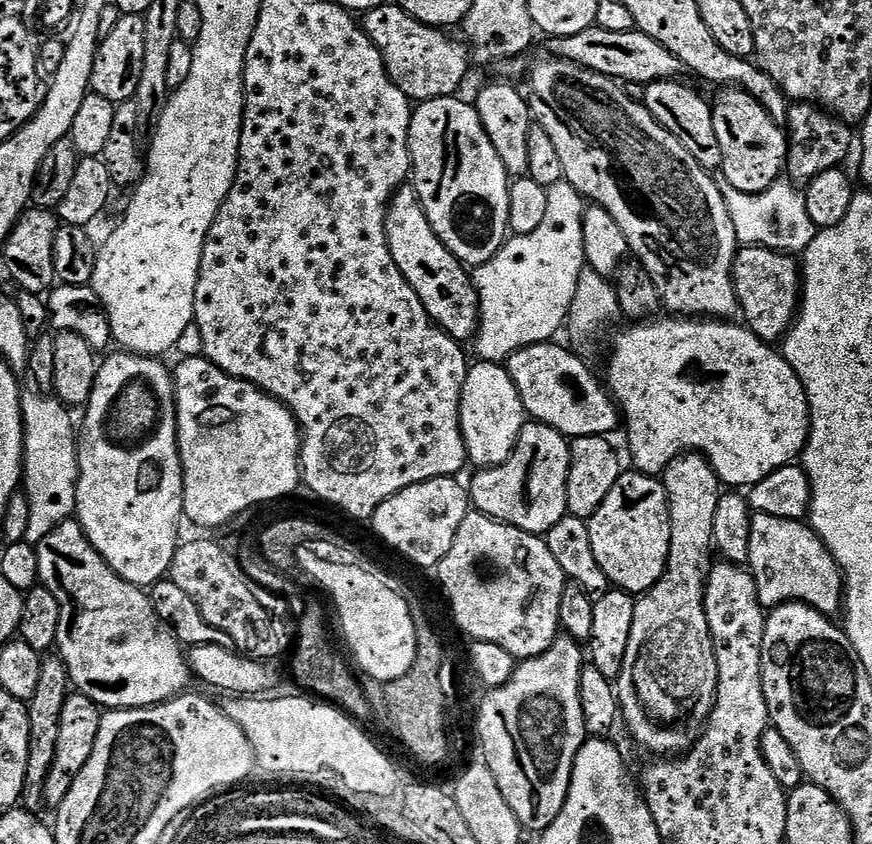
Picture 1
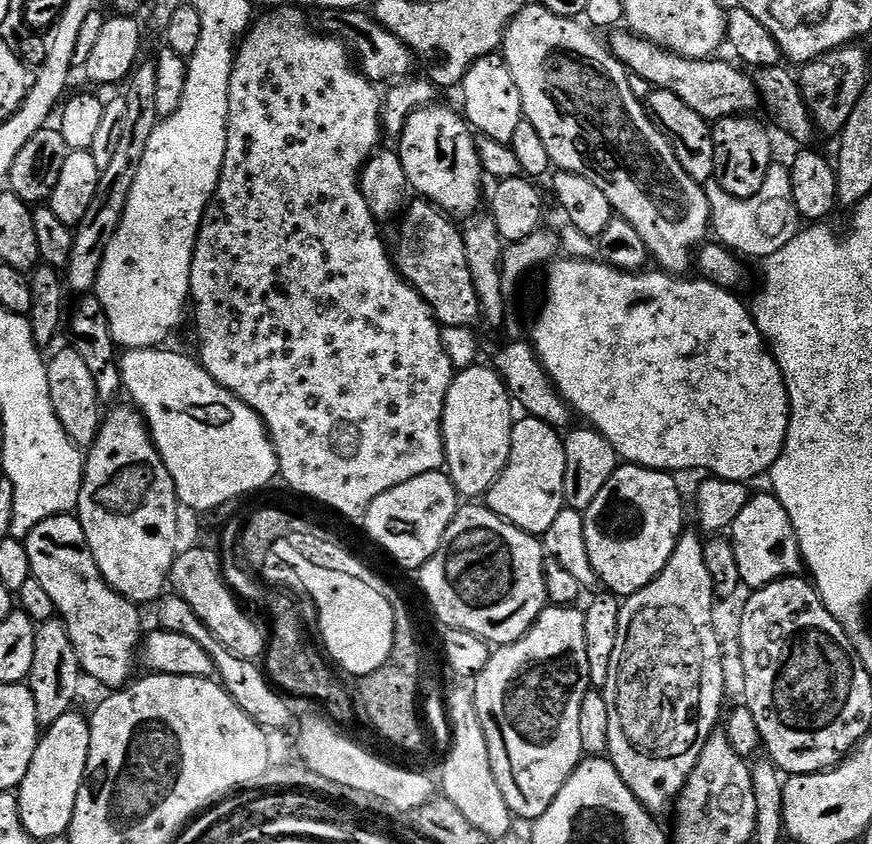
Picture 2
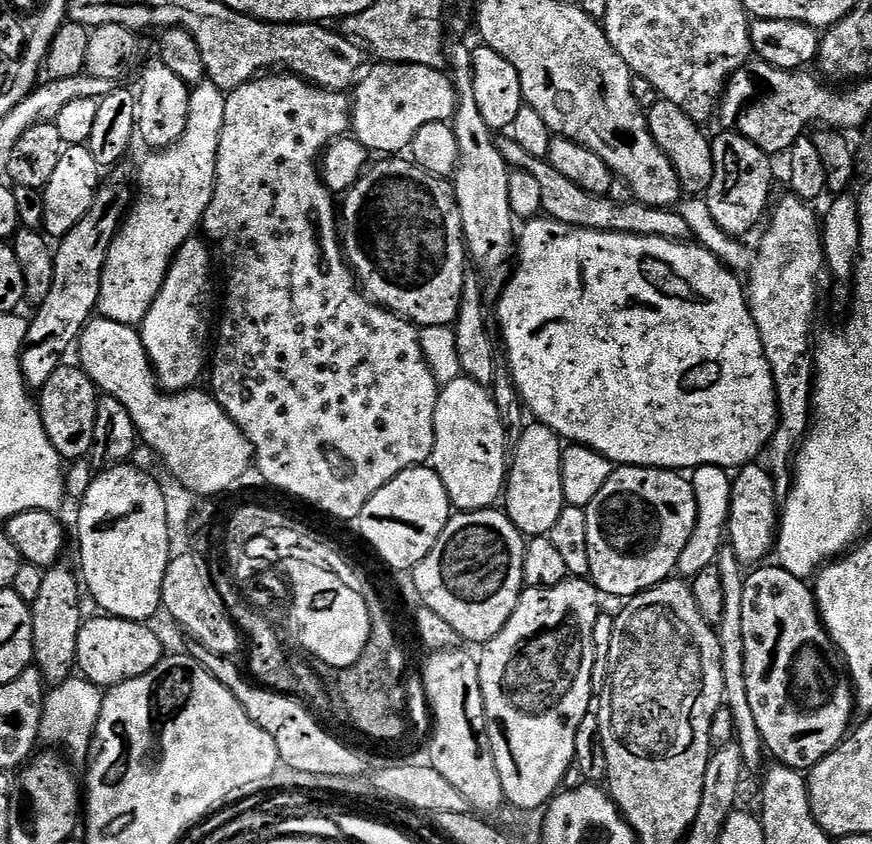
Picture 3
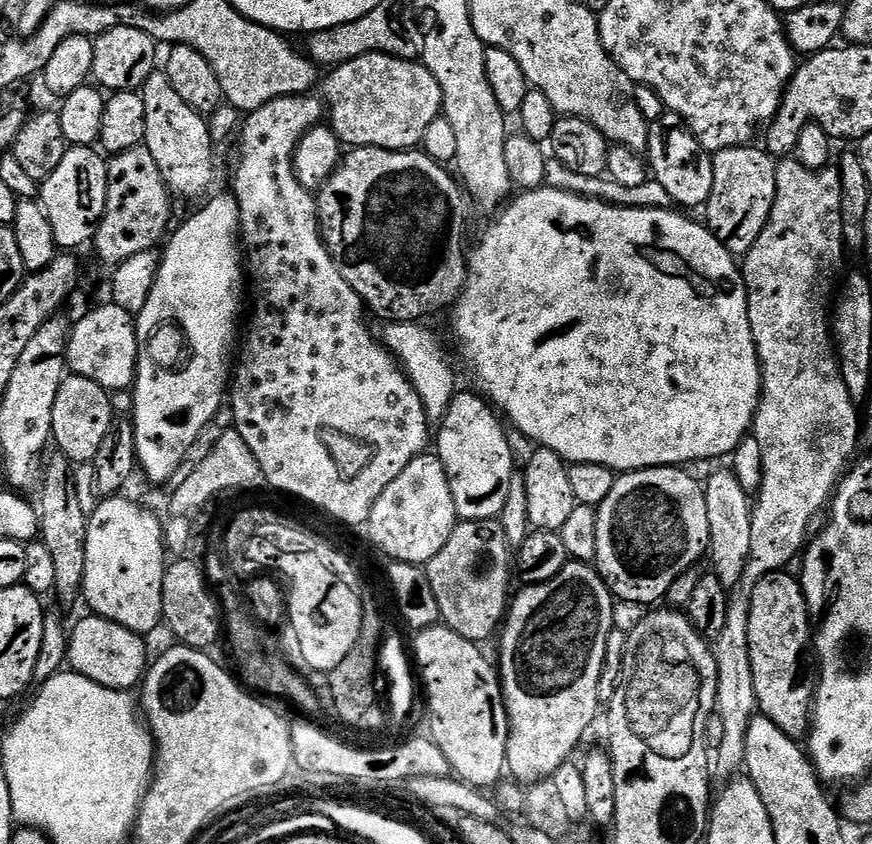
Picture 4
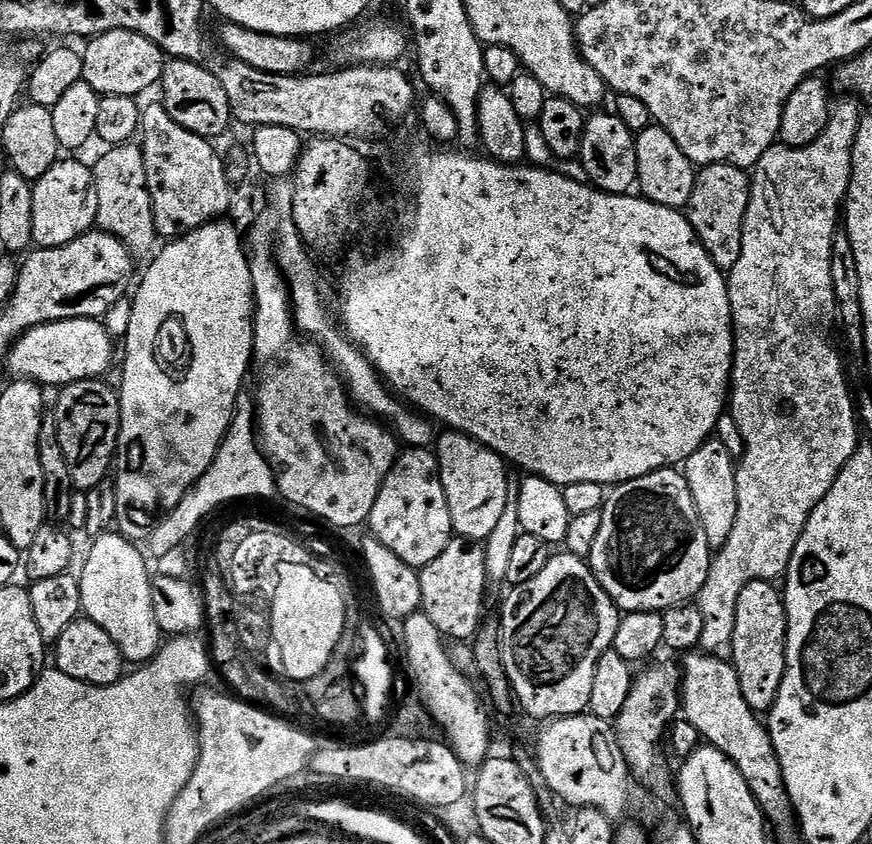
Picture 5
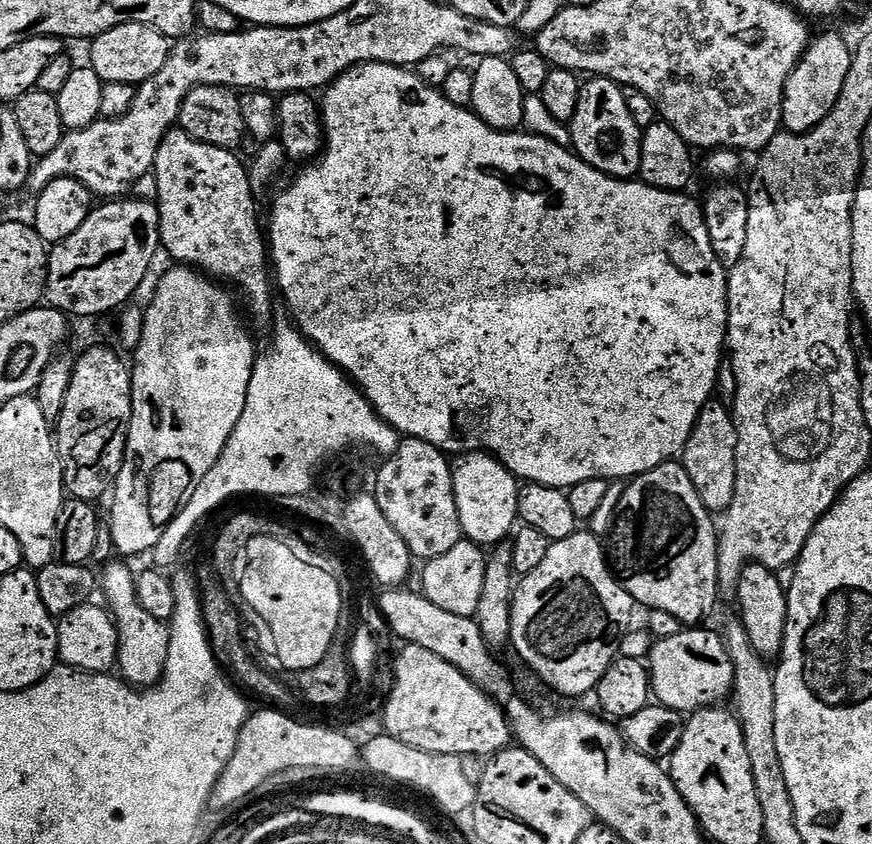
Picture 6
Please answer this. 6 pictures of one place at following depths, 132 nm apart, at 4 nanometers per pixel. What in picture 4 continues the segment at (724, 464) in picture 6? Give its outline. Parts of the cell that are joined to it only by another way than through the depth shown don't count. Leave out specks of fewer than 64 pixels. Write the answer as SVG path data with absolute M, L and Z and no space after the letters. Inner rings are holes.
M731 469L714 473L704 484L707 498L706 510L710 525L709 561L712 572L726 590L737 588L749 560L751 545L752 510L749 493L742 490L741 483Z

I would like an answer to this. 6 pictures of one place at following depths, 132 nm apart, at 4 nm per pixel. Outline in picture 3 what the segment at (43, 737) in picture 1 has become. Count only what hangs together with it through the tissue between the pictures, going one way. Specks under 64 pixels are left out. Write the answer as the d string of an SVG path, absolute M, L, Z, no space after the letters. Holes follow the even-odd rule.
M58 562L47 569L42 582L42 594L38 594L34 602L34 660L48 682L63 682L69 679L77 667L78 636L86 613L80 605L82 580L77 569L73 568L67 568L64 562Z

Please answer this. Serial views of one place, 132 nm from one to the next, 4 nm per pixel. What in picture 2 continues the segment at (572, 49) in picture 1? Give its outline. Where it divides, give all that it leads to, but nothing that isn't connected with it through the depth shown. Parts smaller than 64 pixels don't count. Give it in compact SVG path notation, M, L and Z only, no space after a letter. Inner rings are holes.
M631 30L620 31L611 33L613 36L610 47L613 56L624 63L625 68L637 81L645 80L652 84L648 86L655 86L659 91L682 98L682 102L686 102L686 106L690 106L690 110L694 110L694 114L698 114L703 120L715 122L725 120L727 116L752 114L756 107L761 107L762 101L760 91L756 89L756 81L743 72L743 67L735 68L734 65L720 60L721 58L687 60L684 56L675 56L673 52L667 52L664 48L641 39Z

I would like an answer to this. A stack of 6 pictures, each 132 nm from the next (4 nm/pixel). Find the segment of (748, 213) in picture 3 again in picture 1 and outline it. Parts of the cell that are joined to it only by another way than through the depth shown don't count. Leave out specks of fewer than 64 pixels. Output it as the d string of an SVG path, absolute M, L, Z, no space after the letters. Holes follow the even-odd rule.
M728 88L715 101L711 101L712 126L714 128L714 138L720 151L719 175L722 174L723 183L729 184L734 190L754 195L764 192L778 180L777 174L785 167L788 155L788 142L786 132L783 127L776 128L773 115L768 112L763 104L758 103L748 92L742 92L738 88Z

